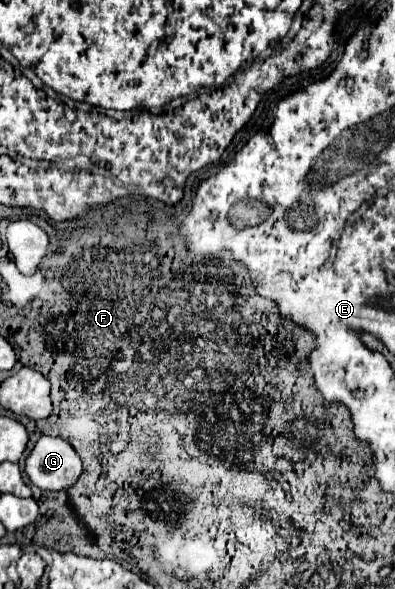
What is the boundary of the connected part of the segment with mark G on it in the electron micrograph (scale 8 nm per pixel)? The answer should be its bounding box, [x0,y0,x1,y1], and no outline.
[25,434,81,490]

